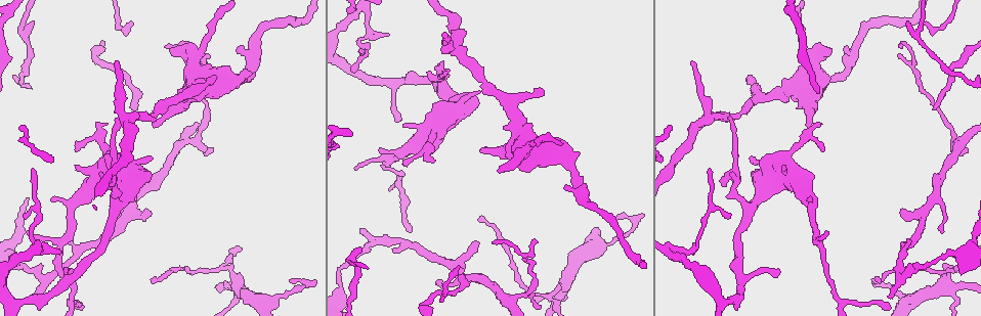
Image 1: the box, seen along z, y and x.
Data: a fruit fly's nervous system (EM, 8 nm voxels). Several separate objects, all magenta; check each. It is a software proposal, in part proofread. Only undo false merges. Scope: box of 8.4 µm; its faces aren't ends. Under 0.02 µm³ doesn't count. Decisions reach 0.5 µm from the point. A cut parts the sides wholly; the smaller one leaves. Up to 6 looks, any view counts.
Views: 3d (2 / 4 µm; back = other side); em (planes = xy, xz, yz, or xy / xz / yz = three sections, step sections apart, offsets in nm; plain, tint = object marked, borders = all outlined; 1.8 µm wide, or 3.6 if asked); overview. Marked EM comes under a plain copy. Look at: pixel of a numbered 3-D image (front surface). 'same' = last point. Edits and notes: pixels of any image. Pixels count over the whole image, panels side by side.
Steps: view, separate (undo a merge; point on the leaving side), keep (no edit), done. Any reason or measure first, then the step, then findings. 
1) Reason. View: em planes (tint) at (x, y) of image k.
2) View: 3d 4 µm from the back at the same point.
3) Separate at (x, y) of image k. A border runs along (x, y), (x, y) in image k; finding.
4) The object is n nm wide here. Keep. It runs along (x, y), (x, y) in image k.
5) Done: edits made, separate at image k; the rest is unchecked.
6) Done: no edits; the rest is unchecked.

Thick turns thin. View: em planes (tint) at (684, 248) of image 1.

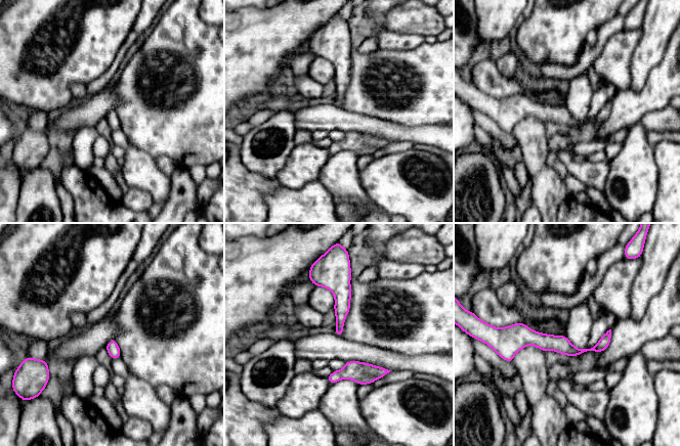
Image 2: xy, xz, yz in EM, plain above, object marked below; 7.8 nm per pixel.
Keep. It runs along (507, 332), (571, 351), (596, 349), (608, 338) in image 2; continuous, no second neuron.

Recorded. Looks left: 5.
A fork. View: 3d 2 µm at (182, 98) of image 1.

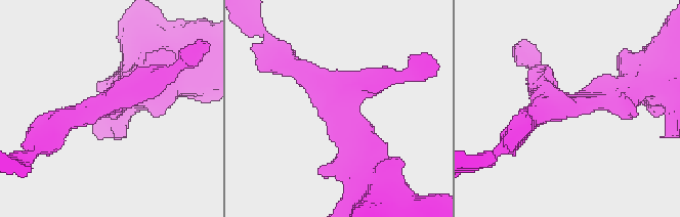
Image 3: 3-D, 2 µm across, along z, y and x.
View: em 3.6 µm xy step 8 (borders) at (109, 107) of image 3.

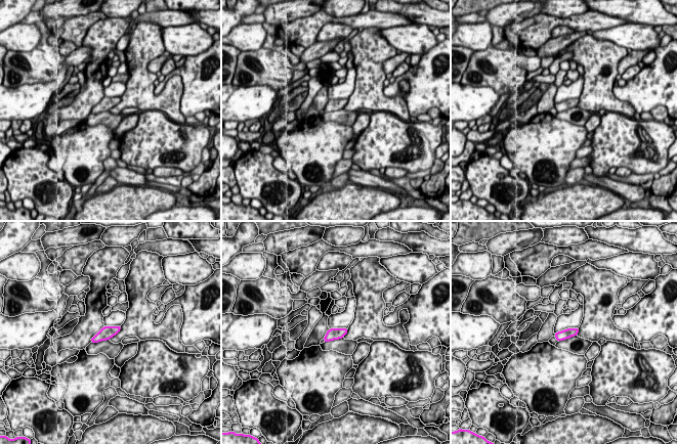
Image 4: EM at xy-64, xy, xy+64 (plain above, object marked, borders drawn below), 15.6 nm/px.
Keep. All the same neuron.

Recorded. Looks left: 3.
Small branch off a trunk. View: 3d 4 µm at (941, 284) of image 1.

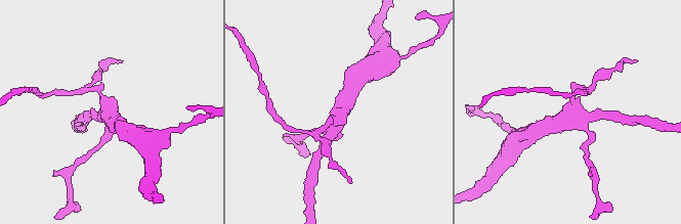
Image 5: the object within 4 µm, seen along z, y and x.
Need the tissue. View: em xy step 8 (tint) at (568, 116) of image 5.

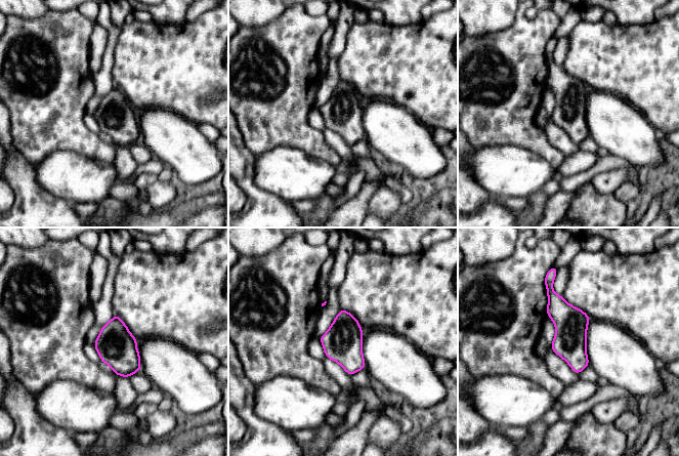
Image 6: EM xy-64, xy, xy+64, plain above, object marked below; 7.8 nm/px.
View: em planes (tint) at the same point.

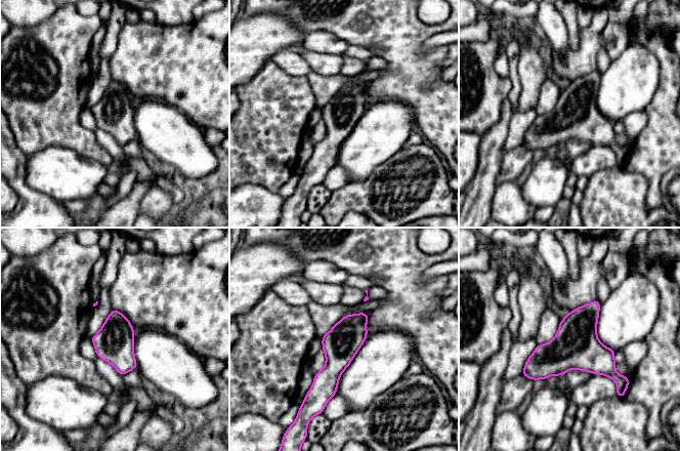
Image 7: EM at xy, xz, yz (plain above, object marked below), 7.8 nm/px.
Keep. It runs along (365, 315), (340, 344), (323, 400) in image 7; all the same neuron.

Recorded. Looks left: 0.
Done: no edits; the rest is unchecked.

